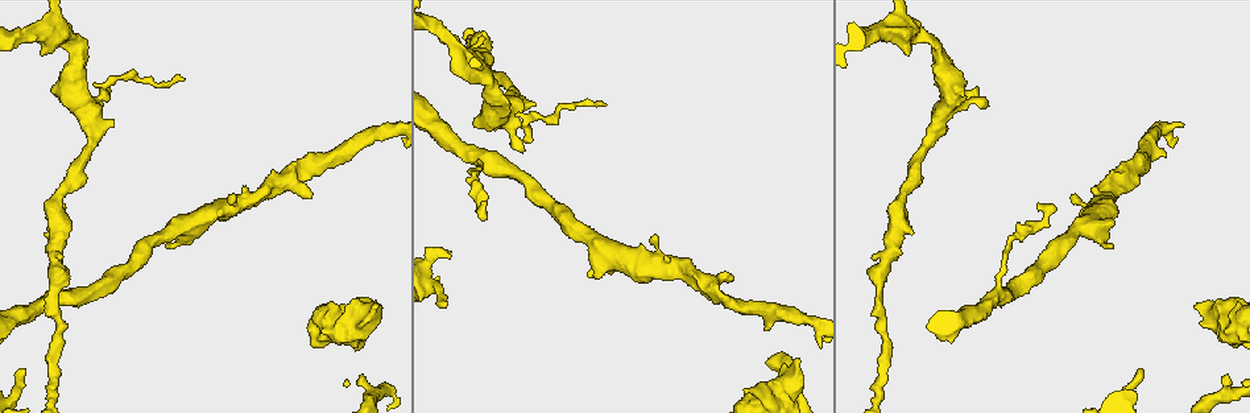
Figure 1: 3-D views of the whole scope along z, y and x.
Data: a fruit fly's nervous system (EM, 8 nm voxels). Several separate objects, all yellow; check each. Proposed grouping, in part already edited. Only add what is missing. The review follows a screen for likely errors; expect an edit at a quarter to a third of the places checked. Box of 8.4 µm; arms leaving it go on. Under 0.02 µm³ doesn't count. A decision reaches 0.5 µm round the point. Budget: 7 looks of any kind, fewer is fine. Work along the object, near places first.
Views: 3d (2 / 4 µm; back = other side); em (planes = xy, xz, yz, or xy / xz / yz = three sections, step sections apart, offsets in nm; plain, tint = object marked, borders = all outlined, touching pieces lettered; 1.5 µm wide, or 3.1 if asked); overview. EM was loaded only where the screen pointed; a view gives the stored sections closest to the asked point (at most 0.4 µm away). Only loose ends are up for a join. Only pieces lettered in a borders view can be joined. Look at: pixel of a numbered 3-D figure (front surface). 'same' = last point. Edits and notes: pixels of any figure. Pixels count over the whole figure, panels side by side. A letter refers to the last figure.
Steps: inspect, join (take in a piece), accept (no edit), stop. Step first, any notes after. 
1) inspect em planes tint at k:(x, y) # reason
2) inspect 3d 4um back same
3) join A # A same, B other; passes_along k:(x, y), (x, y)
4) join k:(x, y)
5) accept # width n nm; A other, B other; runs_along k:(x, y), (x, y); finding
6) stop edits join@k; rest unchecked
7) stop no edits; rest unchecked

inspect 3d 2um at 1:(23, 370)

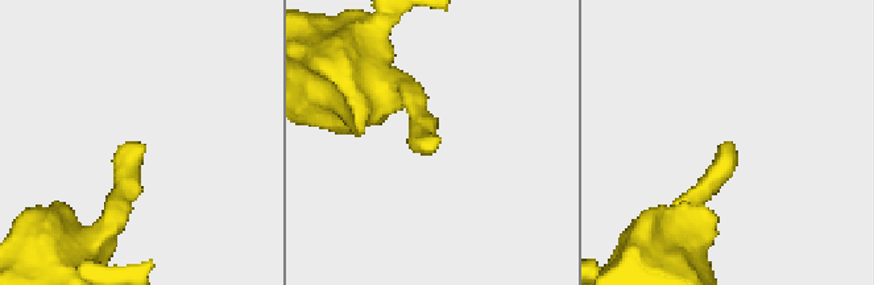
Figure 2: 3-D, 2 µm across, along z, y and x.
inspect em xz step 8 borders at 2:(431, 152)

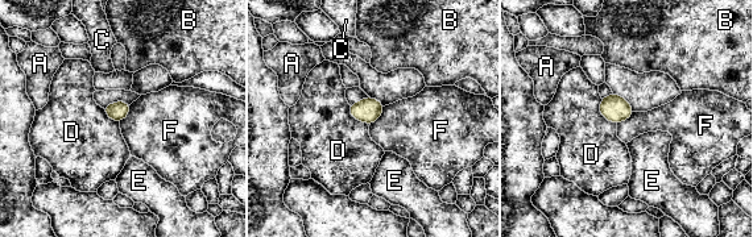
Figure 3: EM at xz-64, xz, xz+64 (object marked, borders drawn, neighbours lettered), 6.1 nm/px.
accept # width 110 nm; longest_contact D 190 nm; A other, B other, C other, D other, E other, F other; no lettered piece goes on from it

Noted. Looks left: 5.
inspect 3d 4um at 1:(588, 277) # an open end

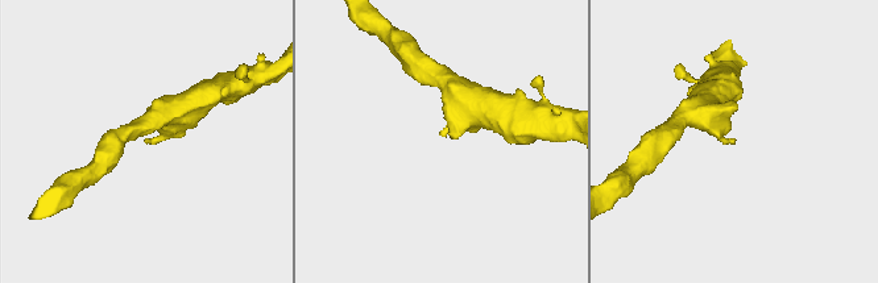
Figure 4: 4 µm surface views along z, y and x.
inspect em yz step 4 tint at 4:(732, 138) # shape alone is not enough

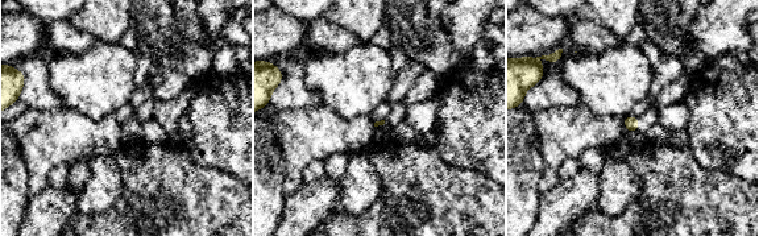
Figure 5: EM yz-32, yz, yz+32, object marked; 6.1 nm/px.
inspect em planes borders same # another direction

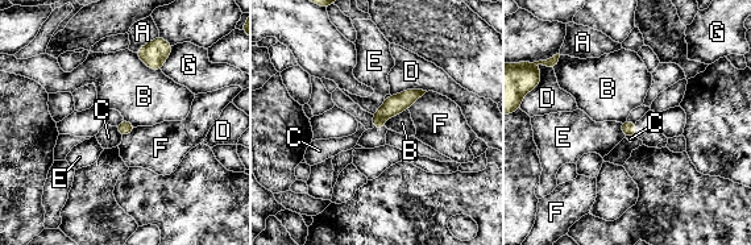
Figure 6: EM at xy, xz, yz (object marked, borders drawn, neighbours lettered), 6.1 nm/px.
accept # A other, B other, C other, D other, E other, F other, G other; border 6:(407, 108), (389, 116), (384, 125); none of them fits

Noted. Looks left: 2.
inspect em planes borders at 1:(1194, 306) # thick end

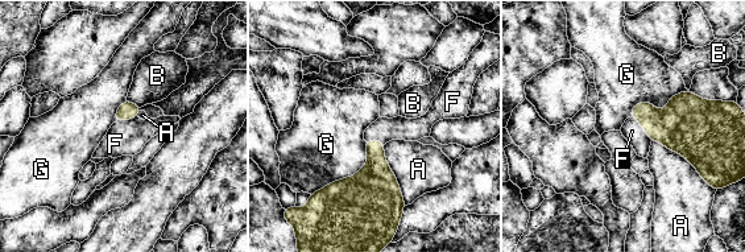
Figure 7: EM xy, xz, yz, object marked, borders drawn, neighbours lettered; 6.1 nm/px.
join F # longest_contact G 460 nm; A other, B other, F same, G other; passes_along 7:(683, 127), (642, 127), (632, 131); it goes on there

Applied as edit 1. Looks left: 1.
stop edits join@7; rest unchecked

